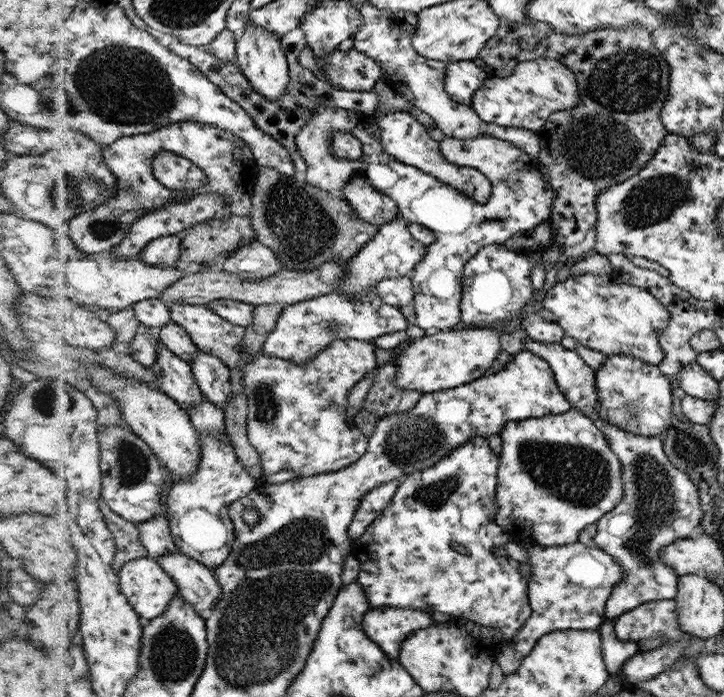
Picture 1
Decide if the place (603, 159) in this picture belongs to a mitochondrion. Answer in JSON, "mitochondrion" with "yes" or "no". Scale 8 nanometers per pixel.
{"mitochondrion":"yes"}

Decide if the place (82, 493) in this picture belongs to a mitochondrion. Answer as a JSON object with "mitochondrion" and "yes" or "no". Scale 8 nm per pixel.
{"mitochondrion":"no"}

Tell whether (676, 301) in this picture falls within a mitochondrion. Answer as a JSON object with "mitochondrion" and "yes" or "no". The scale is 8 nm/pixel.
{"mitochondrion":"no"}

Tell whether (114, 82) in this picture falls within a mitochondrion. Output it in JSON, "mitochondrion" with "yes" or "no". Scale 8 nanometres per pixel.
{"mitochondrion":"yes"}

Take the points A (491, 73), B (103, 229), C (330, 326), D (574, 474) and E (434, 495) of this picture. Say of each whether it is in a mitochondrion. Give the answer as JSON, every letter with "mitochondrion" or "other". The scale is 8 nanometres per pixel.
{"A":"other","B":"mitochondrion","C":"mitochondrion","D":"mitochondrion","E":"mitochondrion"}

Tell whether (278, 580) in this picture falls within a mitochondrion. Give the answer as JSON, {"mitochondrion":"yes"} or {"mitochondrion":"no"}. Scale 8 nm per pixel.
{"mitochondrion":"yes"}

